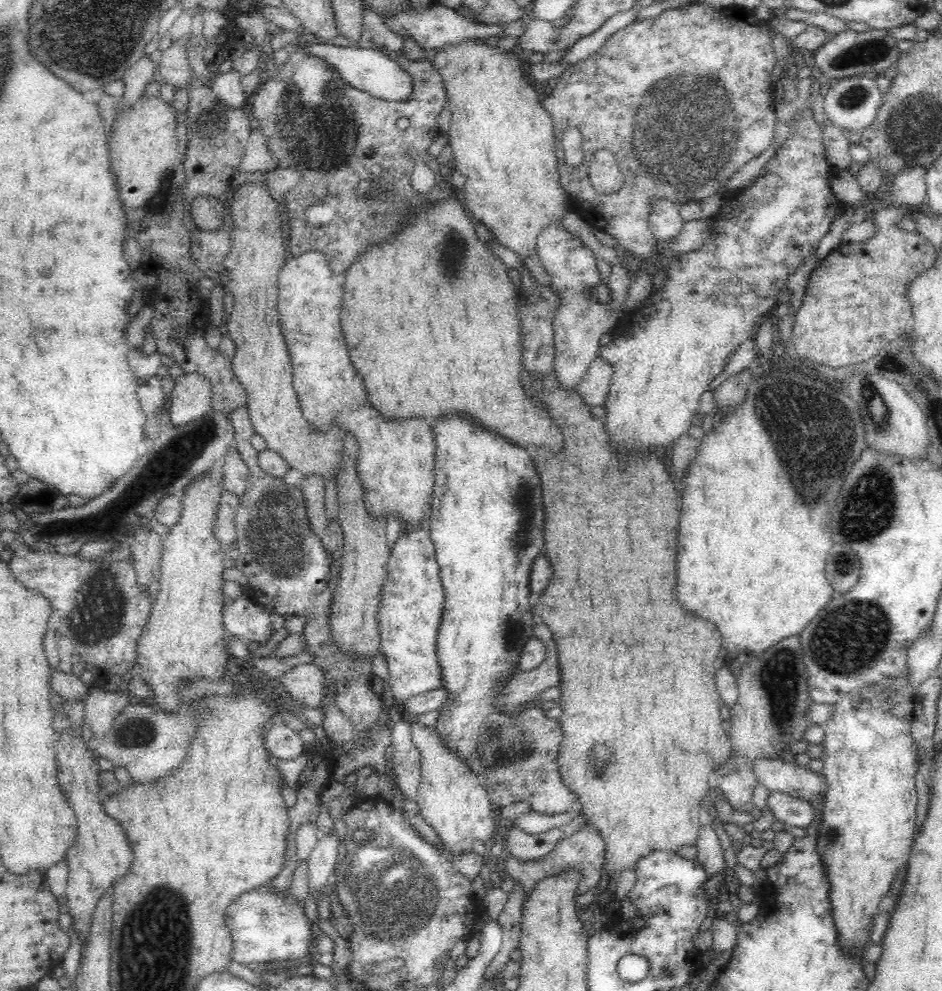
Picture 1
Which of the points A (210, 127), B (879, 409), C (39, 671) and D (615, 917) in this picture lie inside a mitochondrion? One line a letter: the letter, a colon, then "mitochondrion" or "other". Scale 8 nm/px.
A: mitochondrion
B: mitochondrion
C: other
D: other

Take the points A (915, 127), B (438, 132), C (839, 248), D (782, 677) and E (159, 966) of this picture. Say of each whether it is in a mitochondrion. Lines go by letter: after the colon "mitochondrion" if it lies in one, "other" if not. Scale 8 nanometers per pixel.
A: mitochondrion
B: other
C: other
D: mitochondrion
E: mitochondrion

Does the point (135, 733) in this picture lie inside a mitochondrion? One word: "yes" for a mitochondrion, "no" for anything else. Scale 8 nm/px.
yes

